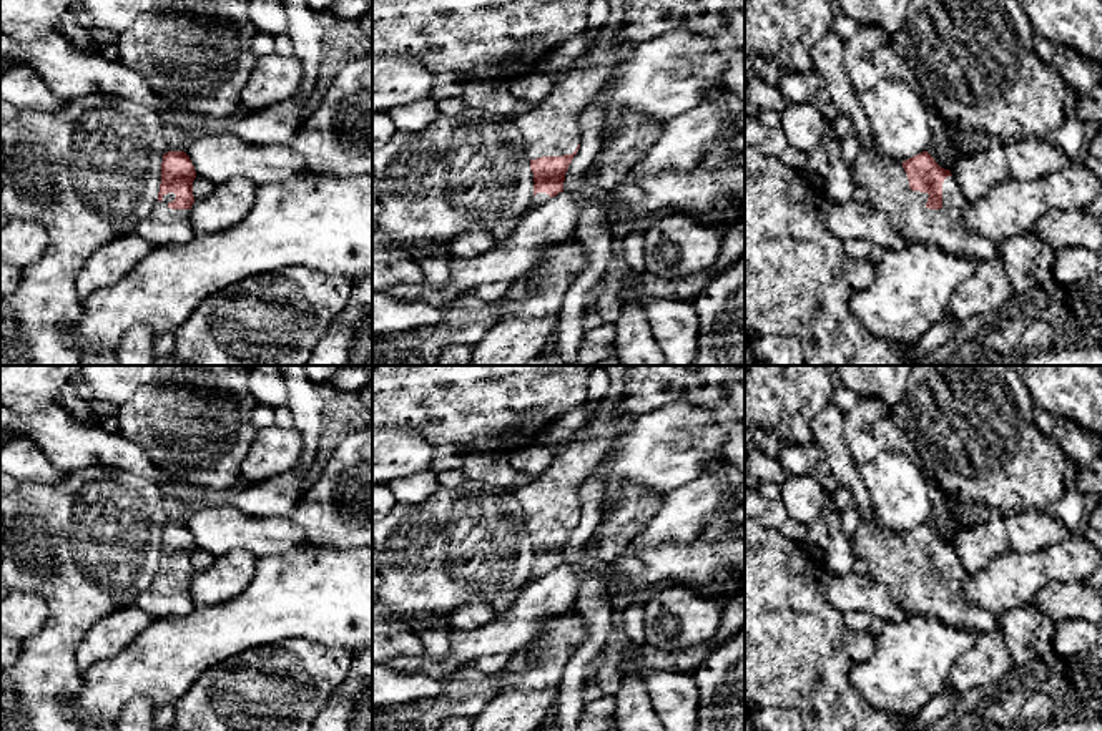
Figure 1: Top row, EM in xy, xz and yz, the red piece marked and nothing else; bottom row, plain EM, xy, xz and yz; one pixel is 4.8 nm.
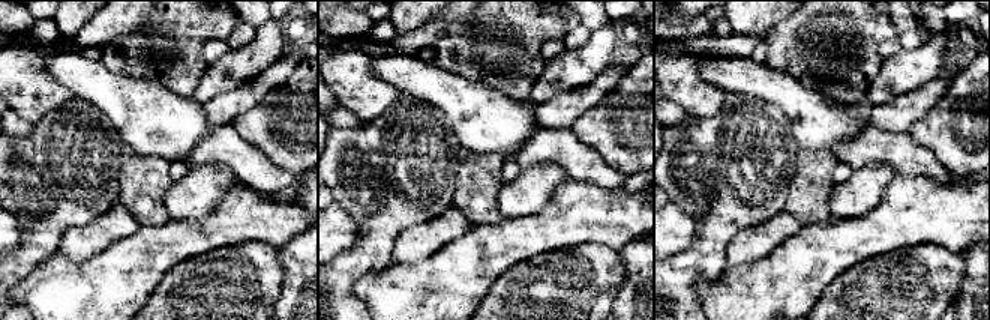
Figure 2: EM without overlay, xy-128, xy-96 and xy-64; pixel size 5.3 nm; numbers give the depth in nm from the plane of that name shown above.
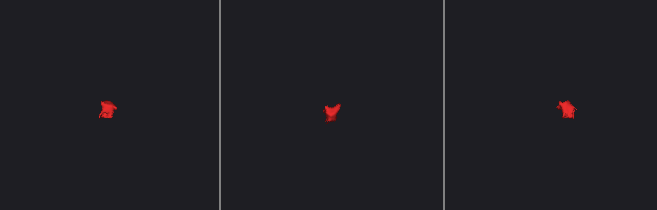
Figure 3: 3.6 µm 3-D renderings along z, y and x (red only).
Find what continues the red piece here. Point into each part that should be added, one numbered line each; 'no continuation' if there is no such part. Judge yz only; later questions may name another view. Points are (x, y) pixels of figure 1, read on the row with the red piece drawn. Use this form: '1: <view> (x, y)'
1: yz (885, 180)

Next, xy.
1: xy (163, 226)

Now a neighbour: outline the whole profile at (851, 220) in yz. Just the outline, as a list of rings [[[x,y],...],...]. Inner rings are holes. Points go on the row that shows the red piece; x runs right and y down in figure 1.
[[[824,193],[819,199],[826,228],[838,239],[861,239],[881,246],[884,251],[899,251],[911,241],[896,231],[888,214],[866,203],[836,203]]]

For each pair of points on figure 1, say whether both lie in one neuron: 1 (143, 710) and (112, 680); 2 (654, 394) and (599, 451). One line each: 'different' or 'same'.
1: different
2: different

